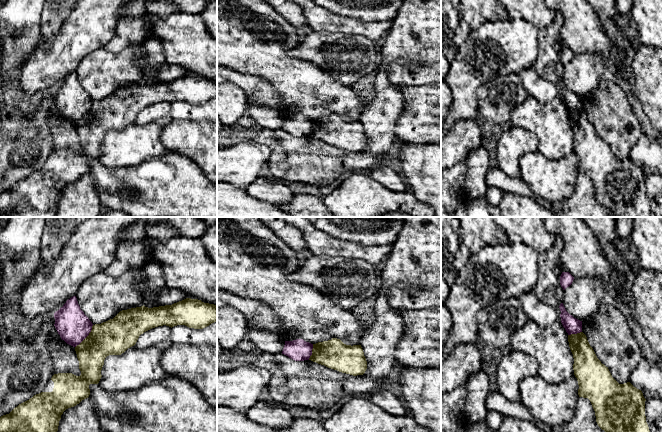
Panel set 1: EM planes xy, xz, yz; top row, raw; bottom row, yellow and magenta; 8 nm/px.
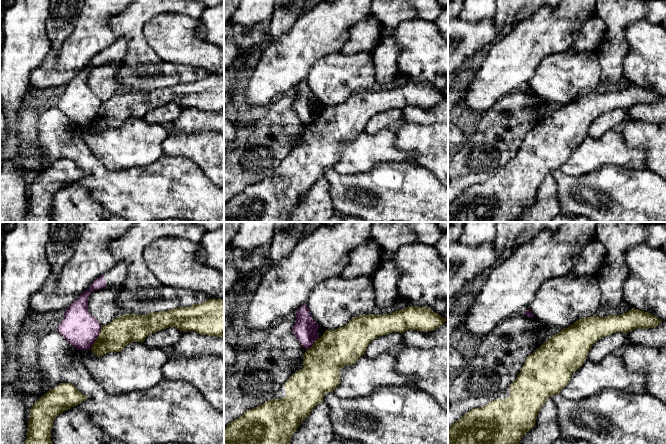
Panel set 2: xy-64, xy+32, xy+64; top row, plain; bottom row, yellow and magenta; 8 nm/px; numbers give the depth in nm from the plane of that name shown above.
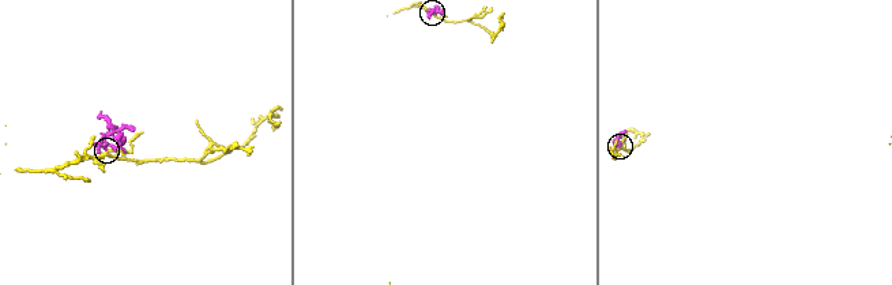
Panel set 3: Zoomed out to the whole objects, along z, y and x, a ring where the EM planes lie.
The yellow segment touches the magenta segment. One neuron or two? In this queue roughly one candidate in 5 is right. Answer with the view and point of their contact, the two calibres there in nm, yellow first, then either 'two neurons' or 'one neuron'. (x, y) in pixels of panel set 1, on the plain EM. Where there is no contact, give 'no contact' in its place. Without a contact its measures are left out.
contact xy (87, 112); calibres 280 and 260 nm; two neurons

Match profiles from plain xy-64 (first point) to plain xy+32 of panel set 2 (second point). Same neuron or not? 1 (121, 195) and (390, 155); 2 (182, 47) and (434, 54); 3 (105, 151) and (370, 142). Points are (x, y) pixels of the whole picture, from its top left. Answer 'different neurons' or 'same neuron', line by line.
1: different neurons
2: same neuron
3: same neuron

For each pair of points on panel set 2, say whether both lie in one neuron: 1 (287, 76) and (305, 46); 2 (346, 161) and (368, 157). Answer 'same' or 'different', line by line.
1: same
2: same

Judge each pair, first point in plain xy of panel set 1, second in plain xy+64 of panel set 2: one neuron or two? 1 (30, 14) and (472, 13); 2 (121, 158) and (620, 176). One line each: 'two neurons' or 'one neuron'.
1: one neuron
2: two neurons

